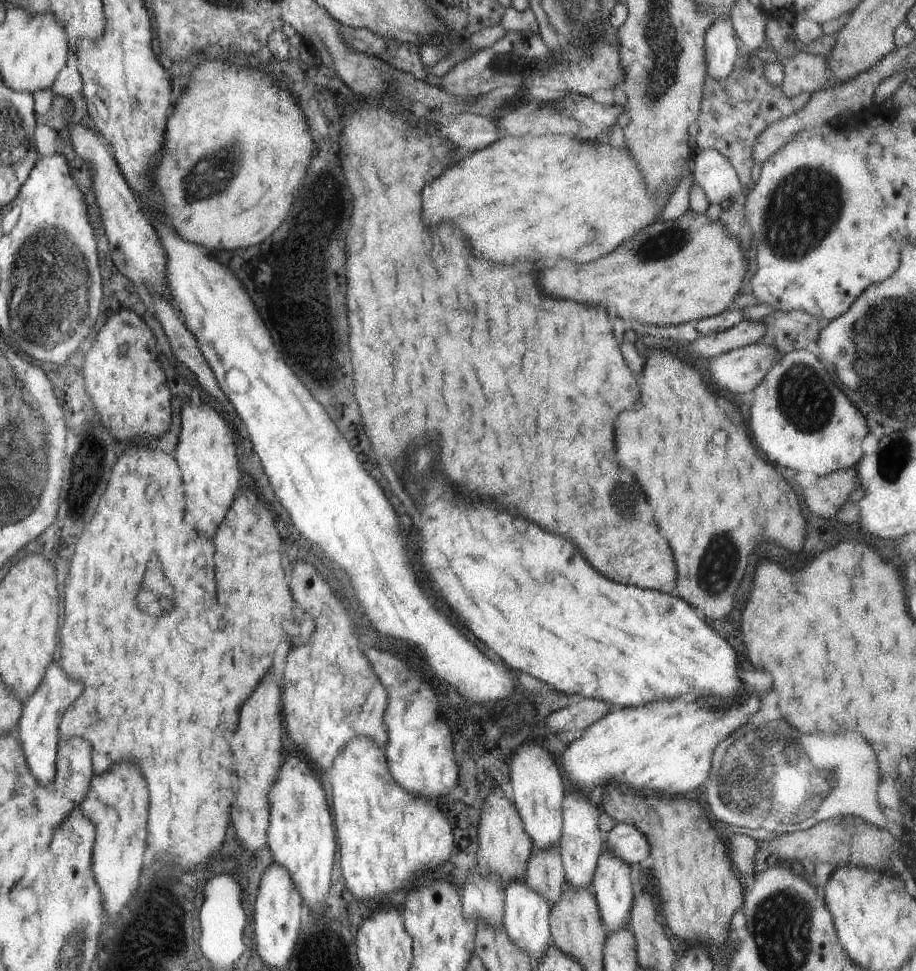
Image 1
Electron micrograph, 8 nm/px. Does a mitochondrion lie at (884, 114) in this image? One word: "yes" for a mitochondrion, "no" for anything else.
no

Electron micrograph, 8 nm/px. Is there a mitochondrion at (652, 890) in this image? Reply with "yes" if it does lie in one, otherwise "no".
no

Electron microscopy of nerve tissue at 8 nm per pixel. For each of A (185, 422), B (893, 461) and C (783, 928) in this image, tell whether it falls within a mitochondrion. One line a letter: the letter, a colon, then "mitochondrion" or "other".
A: other
B: mitochondrion
C: mitochondrion

